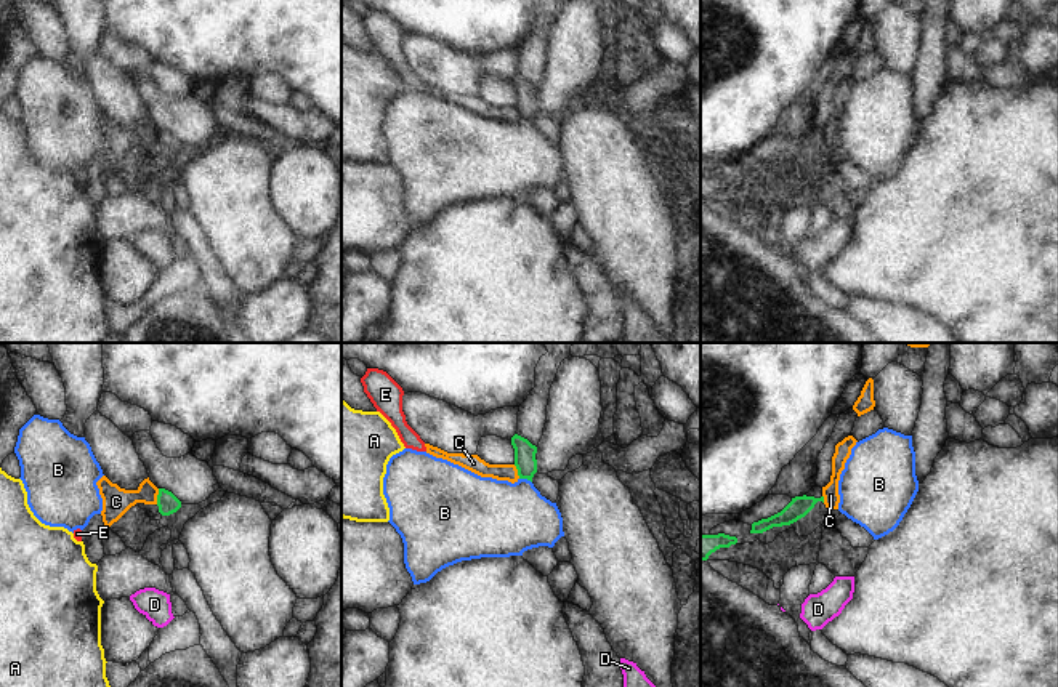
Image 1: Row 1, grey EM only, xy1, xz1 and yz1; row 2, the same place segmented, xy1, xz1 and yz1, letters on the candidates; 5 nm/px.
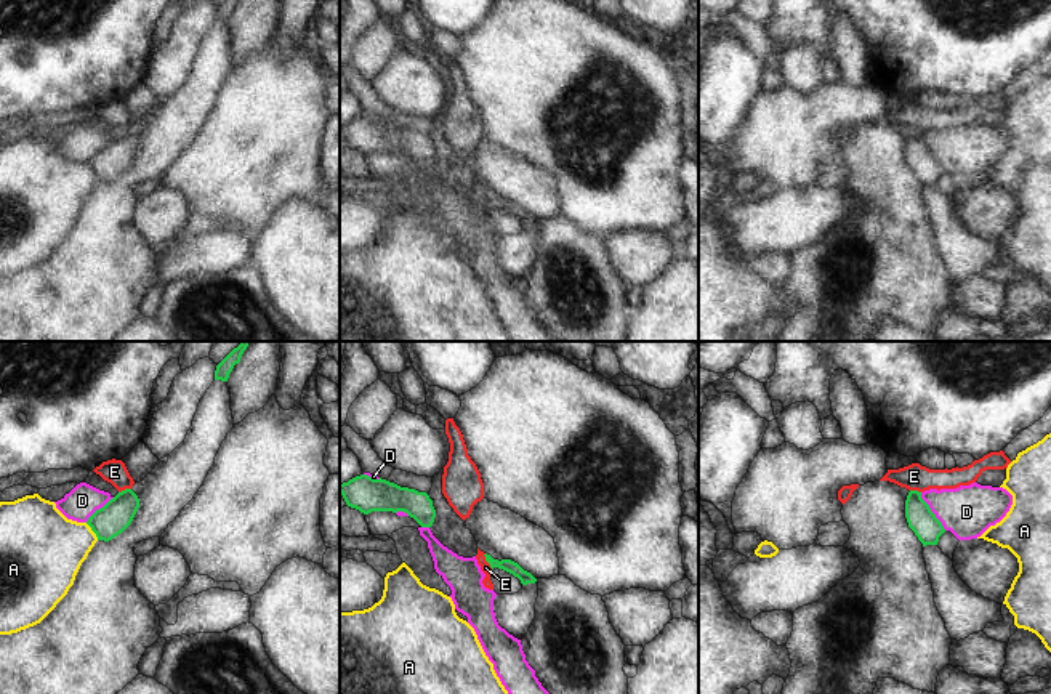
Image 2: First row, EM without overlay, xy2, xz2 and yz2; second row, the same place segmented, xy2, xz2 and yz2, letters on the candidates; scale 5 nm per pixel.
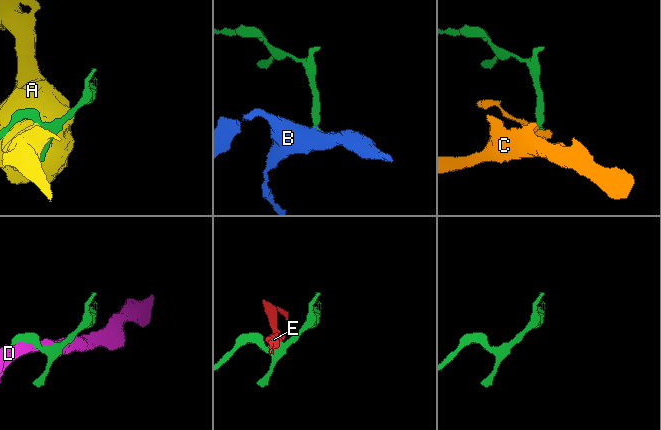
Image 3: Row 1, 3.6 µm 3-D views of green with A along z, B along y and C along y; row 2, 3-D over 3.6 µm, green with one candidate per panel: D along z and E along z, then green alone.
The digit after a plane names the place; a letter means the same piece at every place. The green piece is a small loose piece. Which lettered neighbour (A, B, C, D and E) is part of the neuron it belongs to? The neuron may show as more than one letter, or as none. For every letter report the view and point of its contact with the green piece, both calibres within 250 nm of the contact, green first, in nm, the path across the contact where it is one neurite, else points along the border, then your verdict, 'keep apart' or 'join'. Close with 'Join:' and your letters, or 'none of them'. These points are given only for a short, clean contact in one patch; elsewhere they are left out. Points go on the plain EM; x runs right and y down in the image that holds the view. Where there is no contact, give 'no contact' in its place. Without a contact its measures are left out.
A: contact xy2 (92, 170); calibres 160 and 380 nm; keep apart
B: contact xz1 (526, 119); calibres 110 and 380 nm; way xz1 (524, 93), (526, 119), (523, 136), (499, 160); join
C: contact xy1 (157, 138); calibres 100 and 140 nm; border xy1 (159, 130), (156, 144); keep apart
D: contact yz2 (931, 153); calibres 140 and 260 nm; keep apart
E: contact xz2 (487, 202); calibres 70 and 50 nm; border xz2 (484, 194), (492, 209); keep apart
Join: B

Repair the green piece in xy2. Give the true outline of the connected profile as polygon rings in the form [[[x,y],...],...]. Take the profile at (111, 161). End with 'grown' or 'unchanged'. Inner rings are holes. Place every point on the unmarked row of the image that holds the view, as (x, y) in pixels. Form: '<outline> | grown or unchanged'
[[[131,130],[119,133],[87,162],[98,181],[109,183],[122,175],[133,162],[139,139]]] | unchanged

